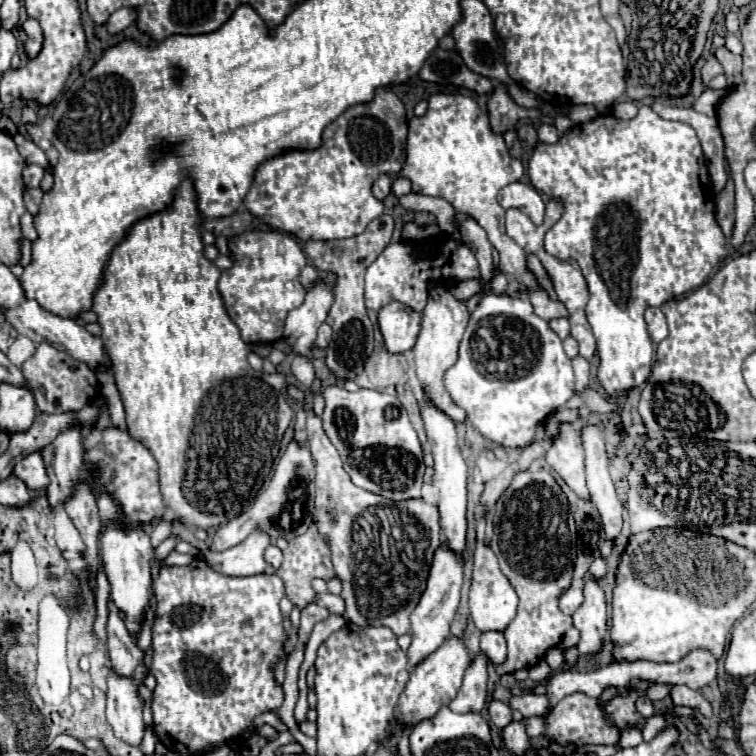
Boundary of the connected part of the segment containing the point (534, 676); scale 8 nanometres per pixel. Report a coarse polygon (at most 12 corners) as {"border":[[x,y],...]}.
{"border":[[540,660],[528,670],[532,682],[544,682],[550,678],[552,668],[546,660]]}

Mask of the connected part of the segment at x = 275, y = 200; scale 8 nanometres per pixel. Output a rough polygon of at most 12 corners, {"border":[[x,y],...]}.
{"border":[[390,88],[326,128],[324,148],[262,162],[244,198],[300,240],[352,238],[406,162]]}

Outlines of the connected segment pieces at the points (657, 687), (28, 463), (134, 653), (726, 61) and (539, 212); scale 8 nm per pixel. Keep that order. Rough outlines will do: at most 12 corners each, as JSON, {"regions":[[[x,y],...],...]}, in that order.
{"regions":[[[652,684],[646,696],[654,700],[666,698],[672,690],[668,684]],[[40,450],[24,456],[14,474],[28,488],[46,488],[50,478]],[[108,600],[106,632],[112,670],[130,678],[142,650]],[[726,46],[714,54],[724,66],[728,86],[742,82],[742,56],[732,54]],[[522,182],[504,186],[498,194],[502,208],[518,208],[542,222],[540,194]]]}

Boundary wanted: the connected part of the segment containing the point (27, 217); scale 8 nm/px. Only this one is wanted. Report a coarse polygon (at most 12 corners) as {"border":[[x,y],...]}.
{"border":[[30,212],[22,216],[22,234],[34,242],[38,236],[34,230],[34,218]]}

